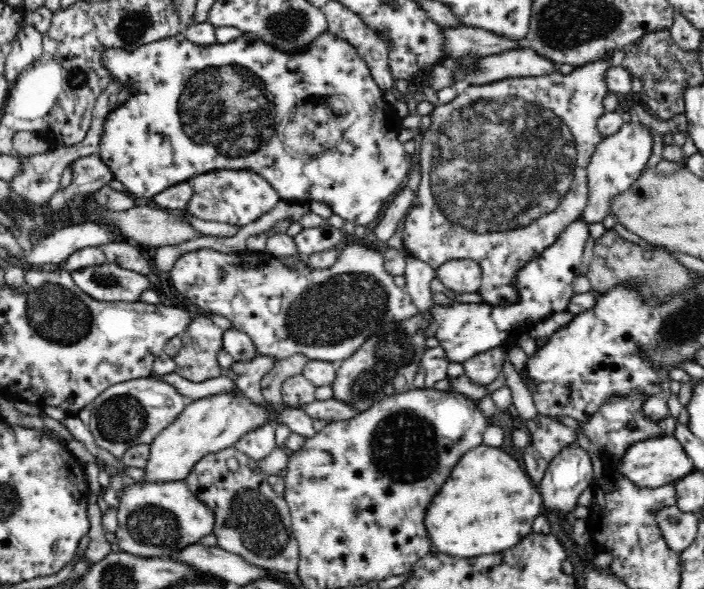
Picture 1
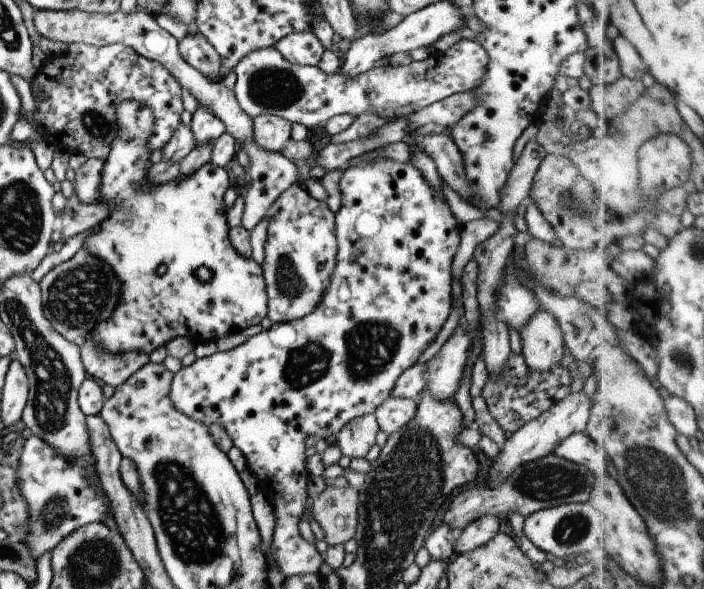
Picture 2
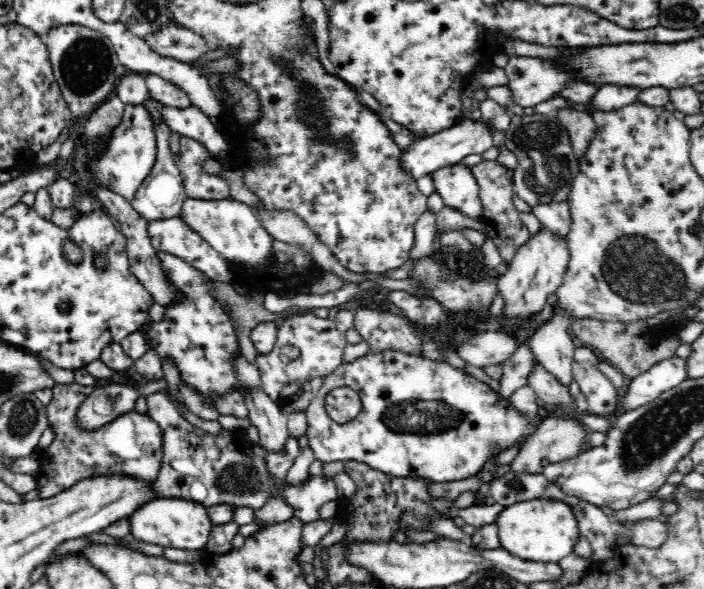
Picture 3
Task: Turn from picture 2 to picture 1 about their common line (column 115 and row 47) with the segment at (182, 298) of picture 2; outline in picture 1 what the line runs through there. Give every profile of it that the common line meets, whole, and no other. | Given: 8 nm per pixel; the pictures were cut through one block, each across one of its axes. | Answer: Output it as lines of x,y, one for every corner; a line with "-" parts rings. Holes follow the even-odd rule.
328,31
316,36
309,46
301,51
286,52
276,49
276,46
264,42
260,36
251,33
243,32
236,40
220,44
218,42
212,44
196,44
190,42
181,32
174,36
152,41
143,45
138,45
133,49
124,49
122,47
108,47
101,54
101,63
103,68
110,73
113,82
119,82
123,86
127,86
129,90
128,98
119,104
116,108
108,111
105,114
102,123
102,136
100,136
100,146
98,146
97,156
102,159
102,163
108,166
108,170
112,173
114,180
124,185
125,193
130,195
135,200
143,198
152,198
156,194
160,194
164,190
171,188
178,183
189,182
192,178
200,174
210,173
216,170
234,170
242,169
260,174
265,180
268,180
281,198
285,201
325,204
330,207
334,215
345,218
347,222
352,222
355,226
366,226
375,218
378,218
380,210
384,204
390,202
392,196
397,195
400,190
406,185
407,176
411,171
410,159
411,155
406,153
403,144
398,142
398,136
403,130
402,117
398,112
391,109
391,105
384,99
383,91
372,78
369,68
364,59
359,57
358,51
346,40
338,38
335,34
-
326,95
338,95
349,107
354,107
358,116
358,122
351,125
342,142
324,152
318,154
316,158
306,156
298,156
291,152
291,149
280,142
278,134
284,134
285,127
288,126
288,118
292,118
293,111
296,110
296,104
304,98
312,98
312,96
320,96
323,99

